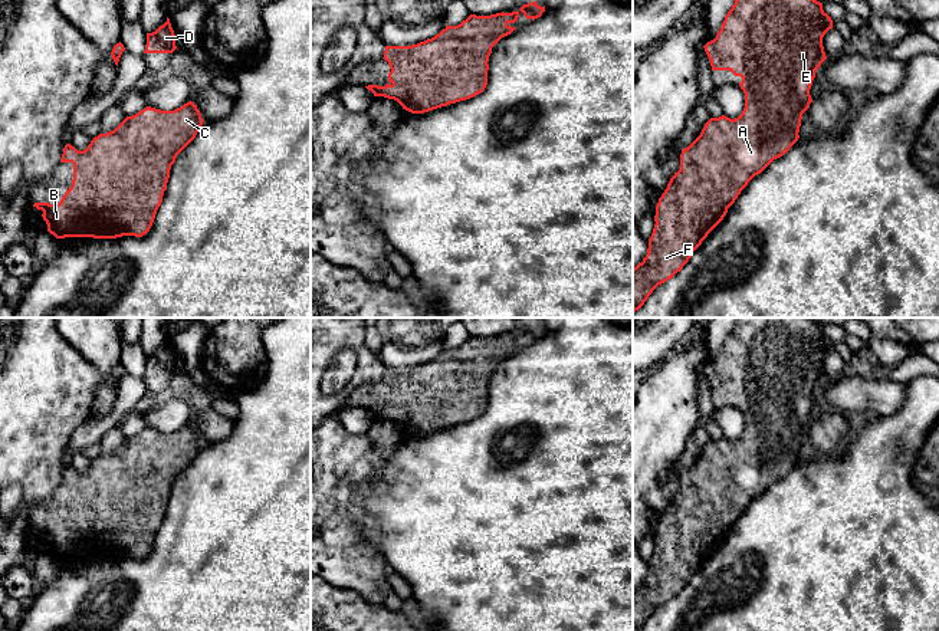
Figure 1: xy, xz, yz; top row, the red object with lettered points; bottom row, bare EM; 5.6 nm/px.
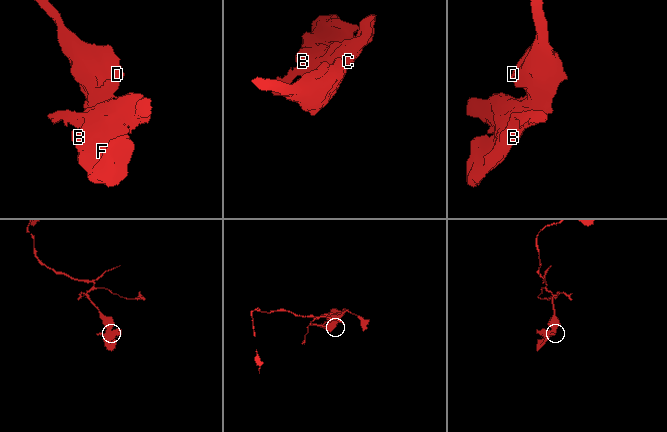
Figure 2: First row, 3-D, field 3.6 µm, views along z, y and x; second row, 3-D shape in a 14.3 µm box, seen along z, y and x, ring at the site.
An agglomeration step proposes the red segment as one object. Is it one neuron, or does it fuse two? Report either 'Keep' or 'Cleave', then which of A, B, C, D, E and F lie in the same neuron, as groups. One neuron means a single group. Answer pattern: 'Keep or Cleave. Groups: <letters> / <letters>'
Keep. Groups: A B C D E F

